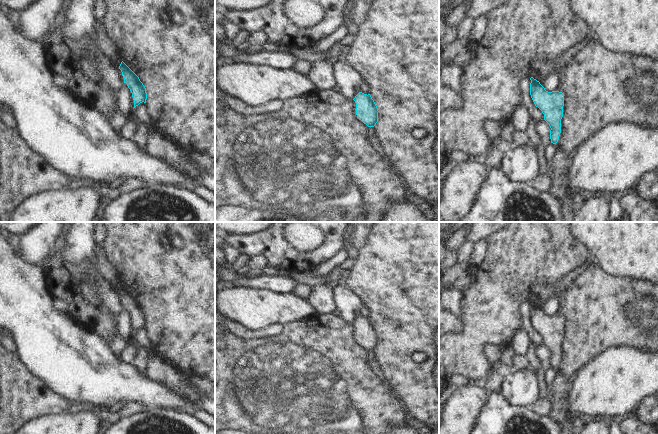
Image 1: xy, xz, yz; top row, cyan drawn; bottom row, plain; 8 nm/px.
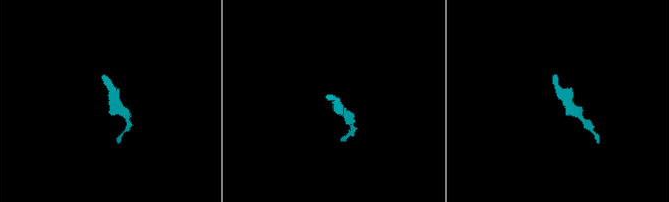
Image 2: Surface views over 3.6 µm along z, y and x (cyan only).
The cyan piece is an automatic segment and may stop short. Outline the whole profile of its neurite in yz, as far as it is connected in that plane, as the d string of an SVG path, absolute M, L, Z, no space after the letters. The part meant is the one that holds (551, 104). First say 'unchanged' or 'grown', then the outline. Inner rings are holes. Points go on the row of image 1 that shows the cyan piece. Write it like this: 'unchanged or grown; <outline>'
unchanged; M530 78L530 95L536 107L544 114L544 120L549 124L551 143L558 142L561 133L563 117L564 94L559 91L548 92L539 81Z

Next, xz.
unchanged; M359 92L353 99L356 103L357 117L368 127L374 127L378 122L378 108L370 94Z

